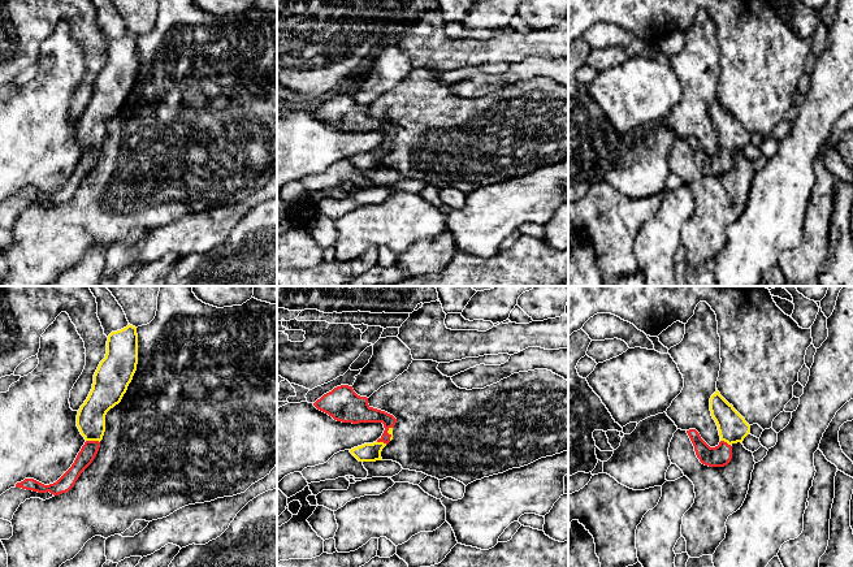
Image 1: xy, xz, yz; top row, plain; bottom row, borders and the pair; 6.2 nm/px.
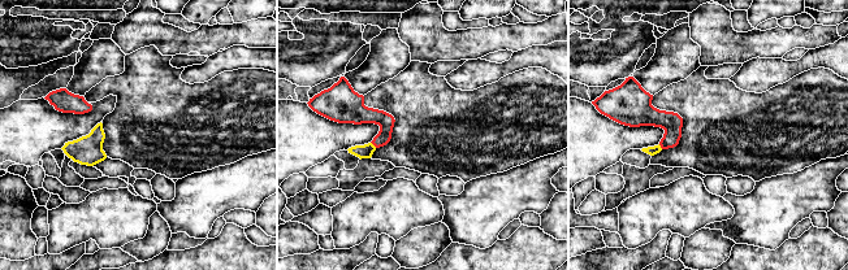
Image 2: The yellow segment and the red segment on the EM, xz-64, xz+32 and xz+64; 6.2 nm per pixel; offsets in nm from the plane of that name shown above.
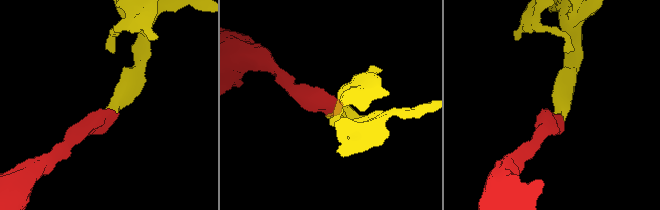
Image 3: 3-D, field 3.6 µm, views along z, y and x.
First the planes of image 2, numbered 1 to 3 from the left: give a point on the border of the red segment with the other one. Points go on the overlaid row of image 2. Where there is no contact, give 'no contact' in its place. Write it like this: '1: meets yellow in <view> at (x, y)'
1: no contact
2: meets yellow in xz+32 at (372, 144)
3: meets yellow in xz+64 at (660, 147)

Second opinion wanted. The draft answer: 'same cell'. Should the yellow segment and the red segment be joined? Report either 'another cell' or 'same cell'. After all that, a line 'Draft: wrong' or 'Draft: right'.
same cell
Draft: right

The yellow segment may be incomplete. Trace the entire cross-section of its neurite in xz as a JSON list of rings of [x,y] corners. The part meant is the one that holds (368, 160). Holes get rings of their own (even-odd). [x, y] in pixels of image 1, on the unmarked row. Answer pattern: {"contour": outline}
{"contour": [[[348,94],[334,96],[317,108],[313,114],[342,131],[382,131],[385,139],[376,151],[350,159],[359,170],[382,169],[381,160],[393,148],[393,135],[397,131],[393,124],[371,116],[368,107],[358,104]]]}

